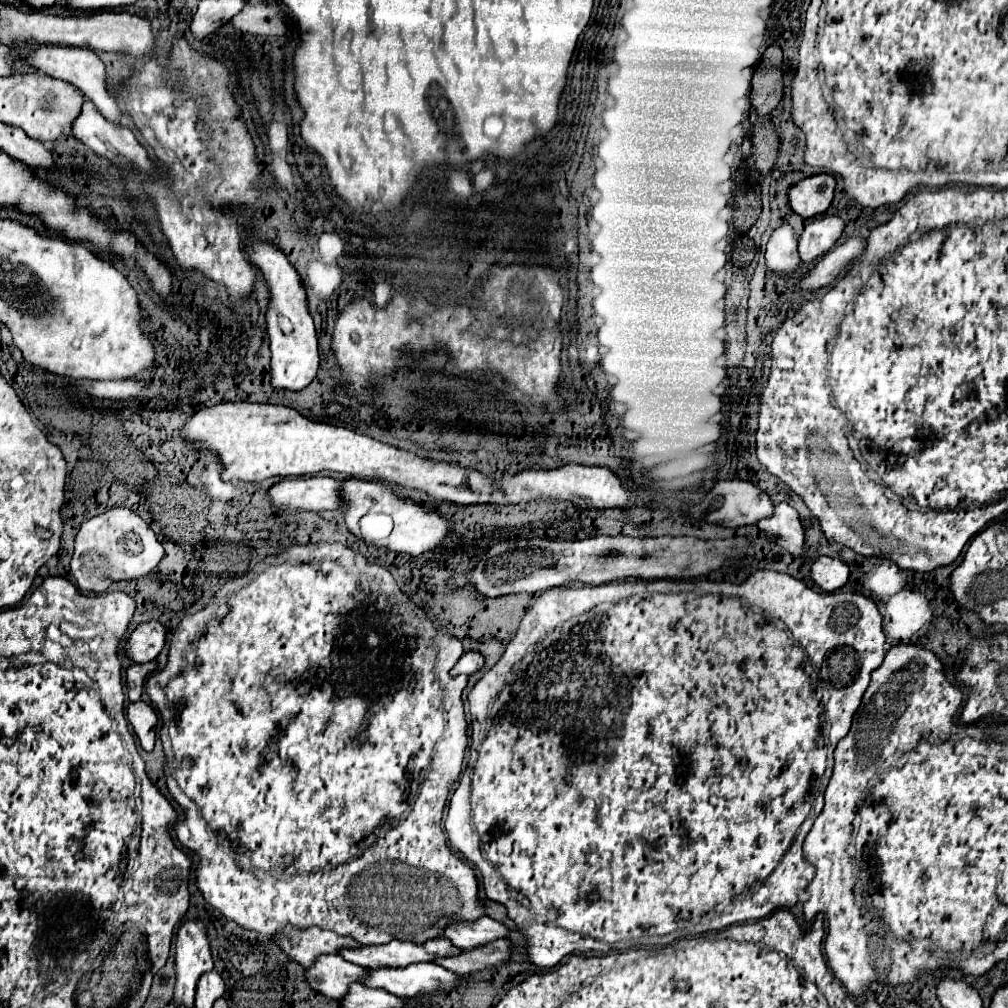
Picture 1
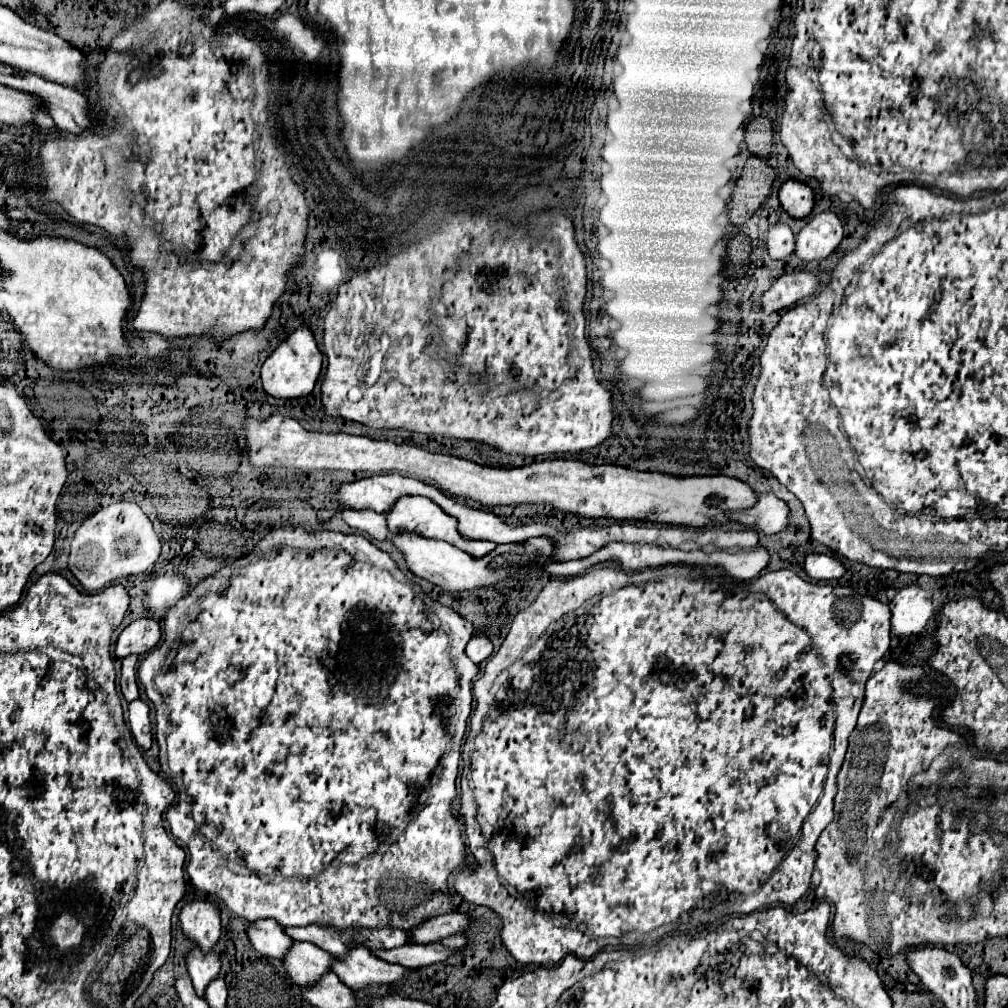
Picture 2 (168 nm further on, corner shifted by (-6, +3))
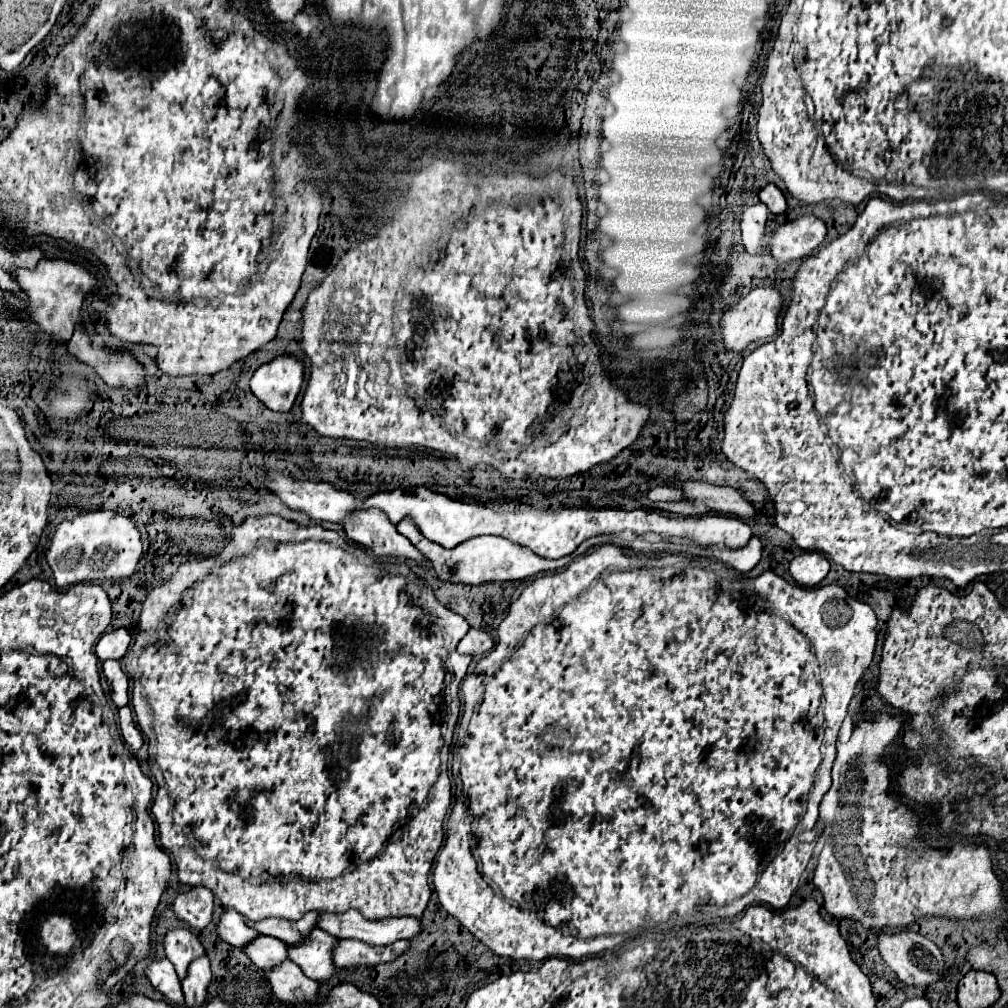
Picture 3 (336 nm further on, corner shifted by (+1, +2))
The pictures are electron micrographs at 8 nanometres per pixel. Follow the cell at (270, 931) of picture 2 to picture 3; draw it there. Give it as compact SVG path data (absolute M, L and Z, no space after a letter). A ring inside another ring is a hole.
M228 909L220 923L218 923L218 935L220 939L224 939L226 943L244 949L246 945L250 945L254 939L260 937L260 933L256 933L256 929L246 925L246 919L242 913L238 913L236 909Z

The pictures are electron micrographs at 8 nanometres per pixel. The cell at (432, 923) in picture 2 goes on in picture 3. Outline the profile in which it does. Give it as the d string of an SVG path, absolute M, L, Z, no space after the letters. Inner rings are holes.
M356 911L342 915L320 913L320 929L338 939L358 939L370 945L392 945L398 939L412 939L422 933L418 917L400 917L384 921L368 921Z

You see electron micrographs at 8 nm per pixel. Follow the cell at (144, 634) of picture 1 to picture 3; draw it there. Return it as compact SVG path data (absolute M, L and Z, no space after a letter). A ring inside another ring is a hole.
M124 627L114 629L114 631L106 633L98 641L96 655L102 661L106 661L106 659L122 659L126 655L130 643L132 643L132 631L130 629L124 629Z

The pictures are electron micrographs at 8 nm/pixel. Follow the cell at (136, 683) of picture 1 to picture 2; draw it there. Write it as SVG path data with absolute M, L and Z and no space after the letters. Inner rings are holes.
M127 656L121 660L121 692L127 702L133 702L139 698L139 688L137 688L137 656Z

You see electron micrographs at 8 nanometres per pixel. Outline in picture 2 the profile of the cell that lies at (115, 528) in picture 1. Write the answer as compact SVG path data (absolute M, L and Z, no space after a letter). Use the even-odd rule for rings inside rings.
M119 502L97 510L77 528L71 540L67 568L87 592L95 592L121 576L143 574L155 564L159 554L159 538L143 510L135 502Z

